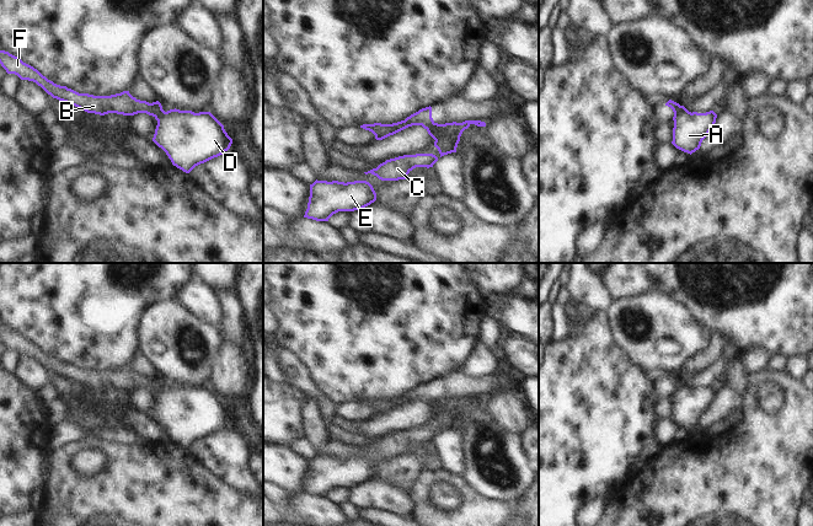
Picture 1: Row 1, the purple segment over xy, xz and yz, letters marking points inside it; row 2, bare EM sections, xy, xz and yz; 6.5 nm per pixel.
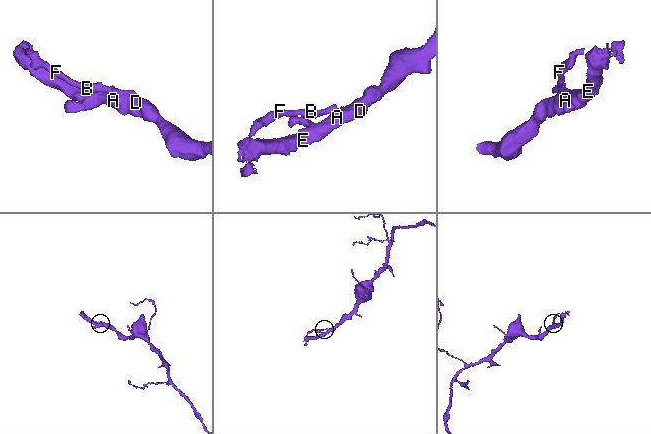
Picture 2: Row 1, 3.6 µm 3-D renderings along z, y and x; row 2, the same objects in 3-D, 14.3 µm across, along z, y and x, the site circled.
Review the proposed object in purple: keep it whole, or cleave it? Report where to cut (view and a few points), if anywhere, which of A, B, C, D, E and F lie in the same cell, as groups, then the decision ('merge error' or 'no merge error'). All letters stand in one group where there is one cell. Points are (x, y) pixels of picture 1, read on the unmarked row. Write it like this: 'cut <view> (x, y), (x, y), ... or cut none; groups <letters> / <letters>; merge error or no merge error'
cut xy (161, 382), (155, 392); groups A C D E / B F; merge error

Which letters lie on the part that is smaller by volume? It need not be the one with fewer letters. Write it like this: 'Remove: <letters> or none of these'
Remove: B, F

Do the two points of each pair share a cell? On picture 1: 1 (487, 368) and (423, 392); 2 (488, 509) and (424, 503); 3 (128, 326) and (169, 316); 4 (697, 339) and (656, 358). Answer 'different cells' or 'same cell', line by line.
1: different cells
2: same cell
3: different cells
4: same cell

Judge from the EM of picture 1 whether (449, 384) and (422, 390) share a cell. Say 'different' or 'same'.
same

